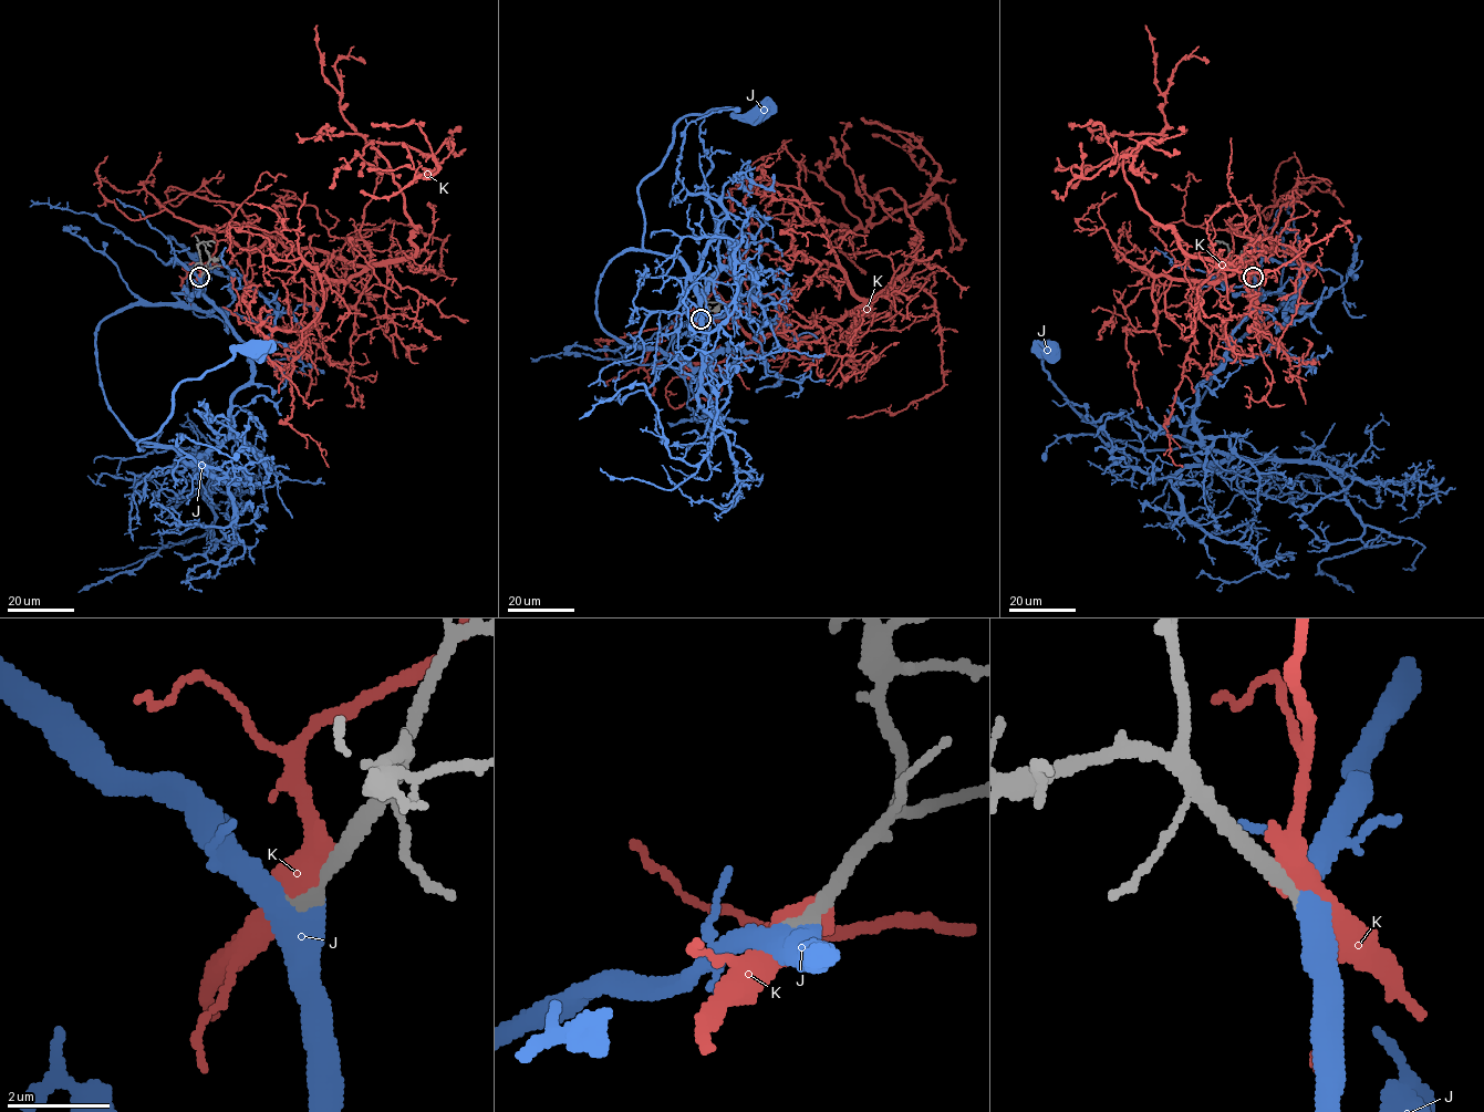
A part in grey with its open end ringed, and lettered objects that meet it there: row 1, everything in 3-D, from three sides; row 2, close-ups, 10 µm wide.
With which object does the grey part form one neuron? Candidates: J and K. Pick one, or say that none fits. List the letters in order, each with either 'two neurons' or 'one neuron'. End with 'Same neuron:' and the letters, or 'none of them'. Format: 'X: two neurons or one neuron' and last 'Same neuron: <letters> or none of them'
J: one neuron
K: two neurons
Same neuron: J

